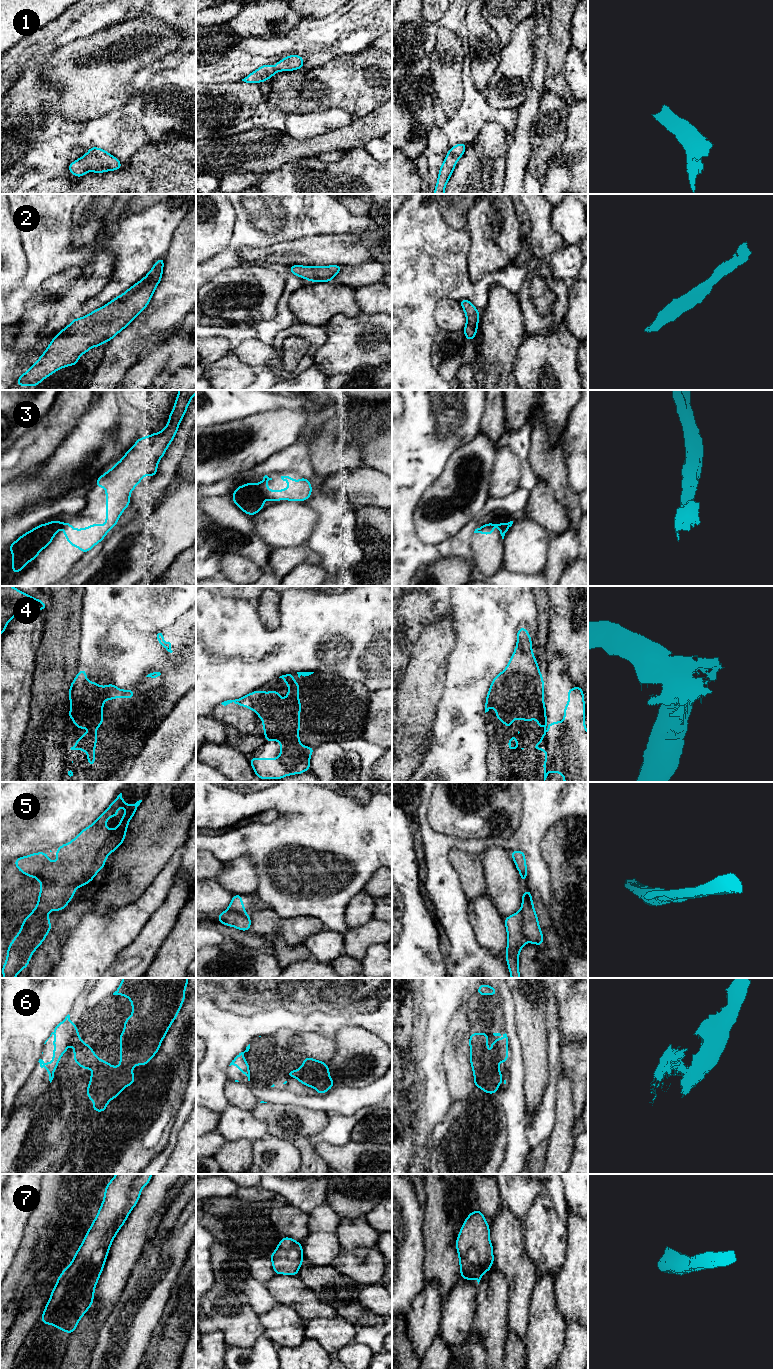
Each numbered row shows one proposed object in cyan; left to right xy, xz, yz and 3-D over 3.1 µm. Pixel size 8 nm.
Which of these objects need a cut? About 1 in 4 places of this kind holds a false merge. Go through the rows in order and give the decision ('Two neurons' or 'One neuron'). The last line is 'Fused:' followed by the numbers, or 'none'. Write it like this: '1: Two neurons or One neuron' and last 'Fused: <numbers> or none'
1: One neuron
2: One neuron
3: One neuron
4: Two neurons
5: Two neurons
6: One neuron
7: One neuron
Fused: 4, 5

